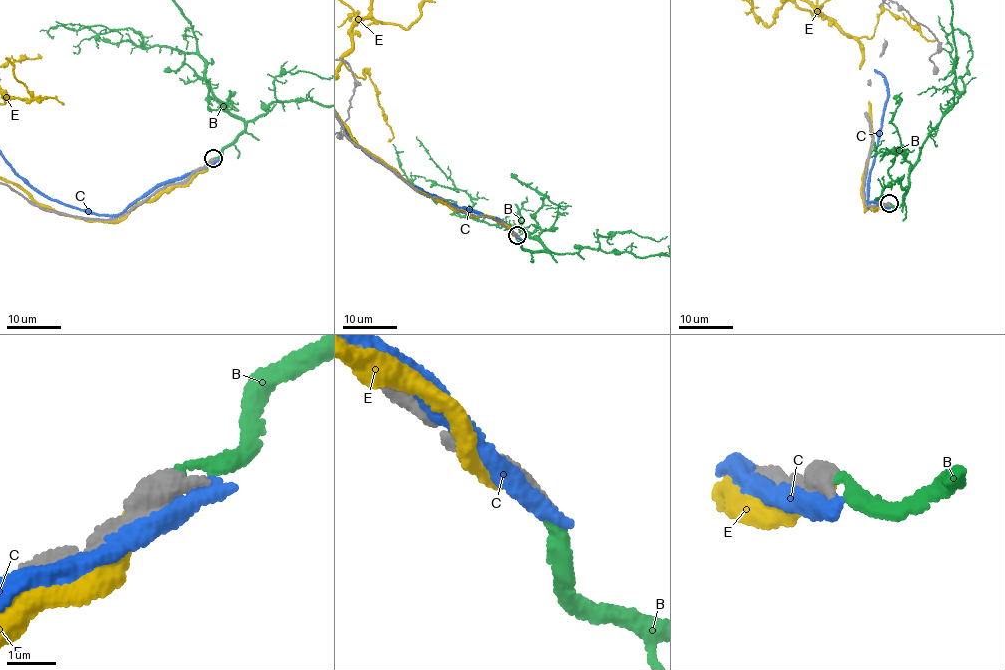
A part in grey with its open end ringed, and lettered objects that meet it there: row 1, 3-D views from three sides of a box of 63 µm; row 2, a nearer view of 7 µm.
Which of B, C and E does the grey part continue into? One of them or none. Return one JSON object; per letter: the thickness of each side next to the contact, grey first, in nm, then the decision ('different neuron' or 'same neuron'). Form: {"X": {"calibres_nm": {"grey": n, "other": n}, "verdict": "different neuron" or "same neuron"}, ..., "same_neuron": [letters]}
{"B": {"calibres_nm": {"grey": 500, "other": 200}, "verdict": "same neuron"}, "C": {"calibres_nm": {"grey": 300, "other": 360}, "verdict": "different neuron"}, "E": {"calibres_nm": {"grey": 400, "other": 440}, "verdict": "different neuron"}, "same_neuron": ["B"]}

